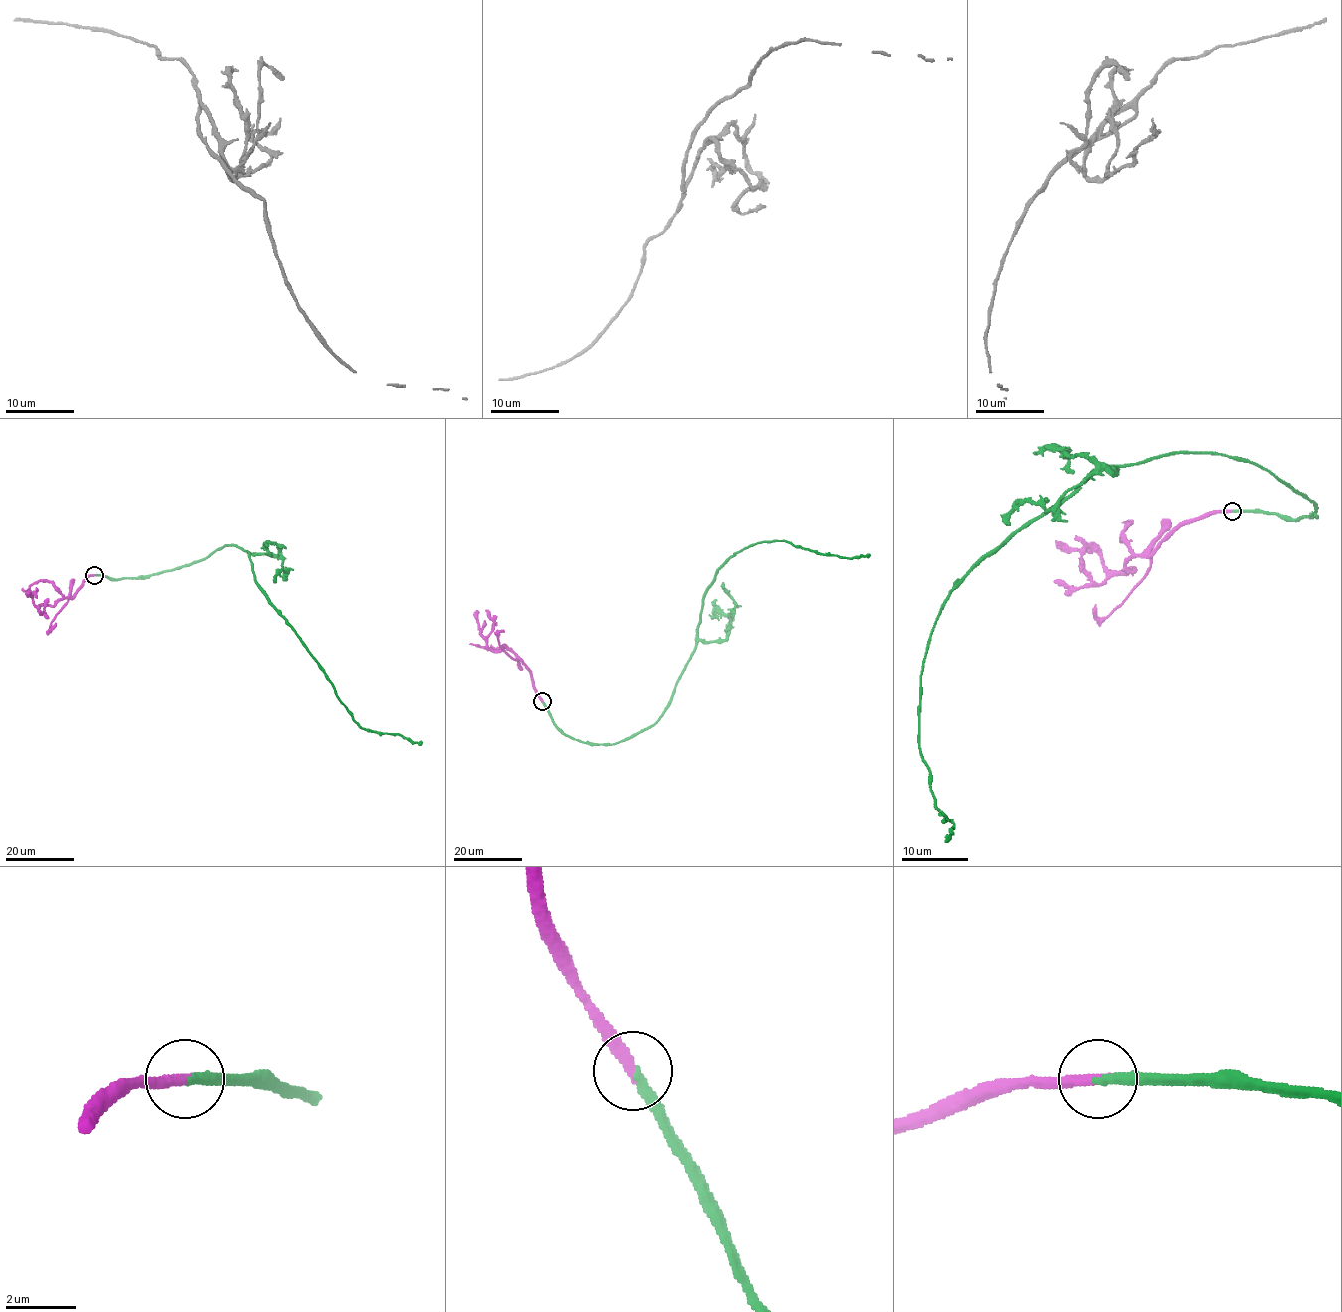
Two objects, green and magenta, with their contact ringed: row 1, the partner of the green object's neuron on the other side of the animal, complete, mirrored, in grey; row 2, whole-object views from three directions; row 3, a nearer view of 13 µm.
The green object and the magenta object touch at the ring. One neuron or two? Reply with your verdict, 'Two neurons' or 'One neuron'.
One neuron

